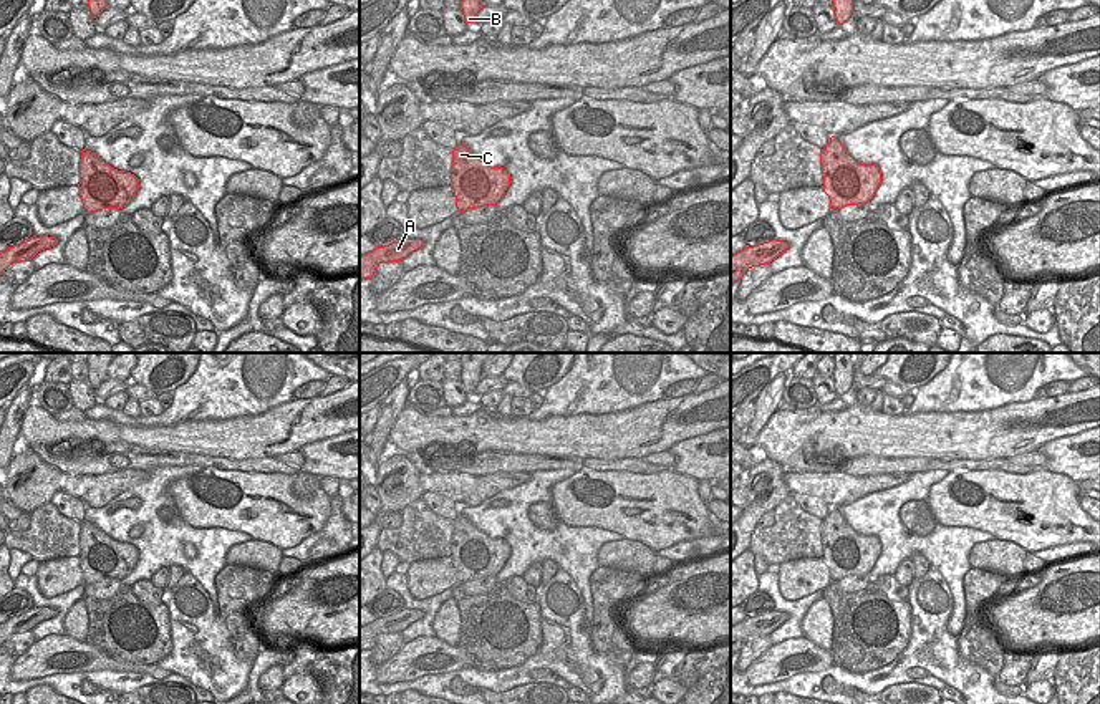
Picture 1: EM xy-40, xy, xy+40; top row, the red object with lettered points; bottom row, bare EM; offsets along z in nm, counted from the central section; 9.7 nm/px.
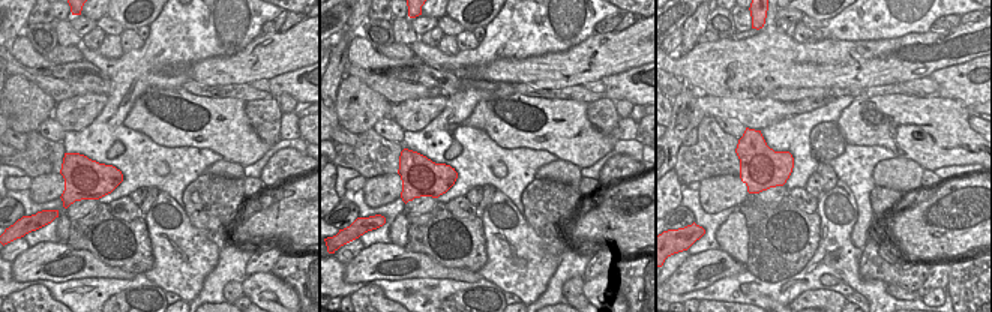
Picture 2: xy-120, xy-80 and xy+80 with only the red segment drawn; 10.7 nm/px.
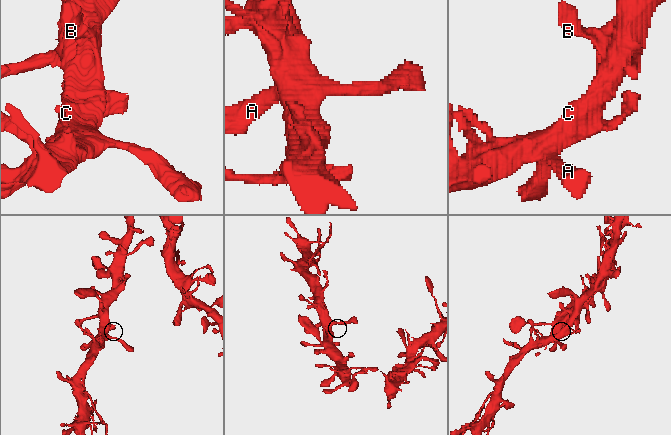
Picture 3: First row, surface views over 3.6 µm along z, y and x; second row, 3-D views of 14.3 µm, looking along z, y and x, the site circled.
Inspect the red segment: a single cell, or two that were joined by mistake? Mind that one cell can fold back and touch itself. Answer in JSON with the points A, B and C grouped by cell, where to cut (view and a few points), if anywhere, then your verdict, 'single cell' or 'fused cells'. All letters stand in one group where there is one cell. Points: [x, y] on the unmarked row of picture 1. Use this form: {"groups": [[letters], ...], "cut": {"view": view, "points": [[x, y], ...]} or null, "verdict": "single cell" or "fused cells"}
{"groups": [["A", "B", "C"]], "cut": null, "verdict": "single cell"}

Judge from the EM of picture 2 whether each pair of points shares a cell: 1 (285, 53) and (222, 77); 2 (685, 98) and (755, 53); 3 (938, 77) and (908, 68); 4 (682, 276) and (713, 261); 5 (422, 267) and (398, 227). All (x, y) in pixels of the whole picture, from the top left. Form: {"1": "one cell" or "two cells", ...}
{"1": "one cell", "2": "two cells", "3": "two cells", "4": "one cell", "5": "two cells"}

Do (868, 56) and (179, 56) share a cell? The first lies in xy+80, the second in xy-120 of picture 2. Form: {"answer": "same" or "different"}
{"answer": "different"}

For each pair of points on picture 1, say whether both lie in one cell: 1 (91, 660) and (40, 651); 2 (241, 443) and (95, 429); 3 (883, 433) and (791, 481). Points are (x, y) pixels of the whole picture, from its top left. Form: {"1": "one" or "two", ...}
{"1": "one", "2": "one", "3": "two"}

